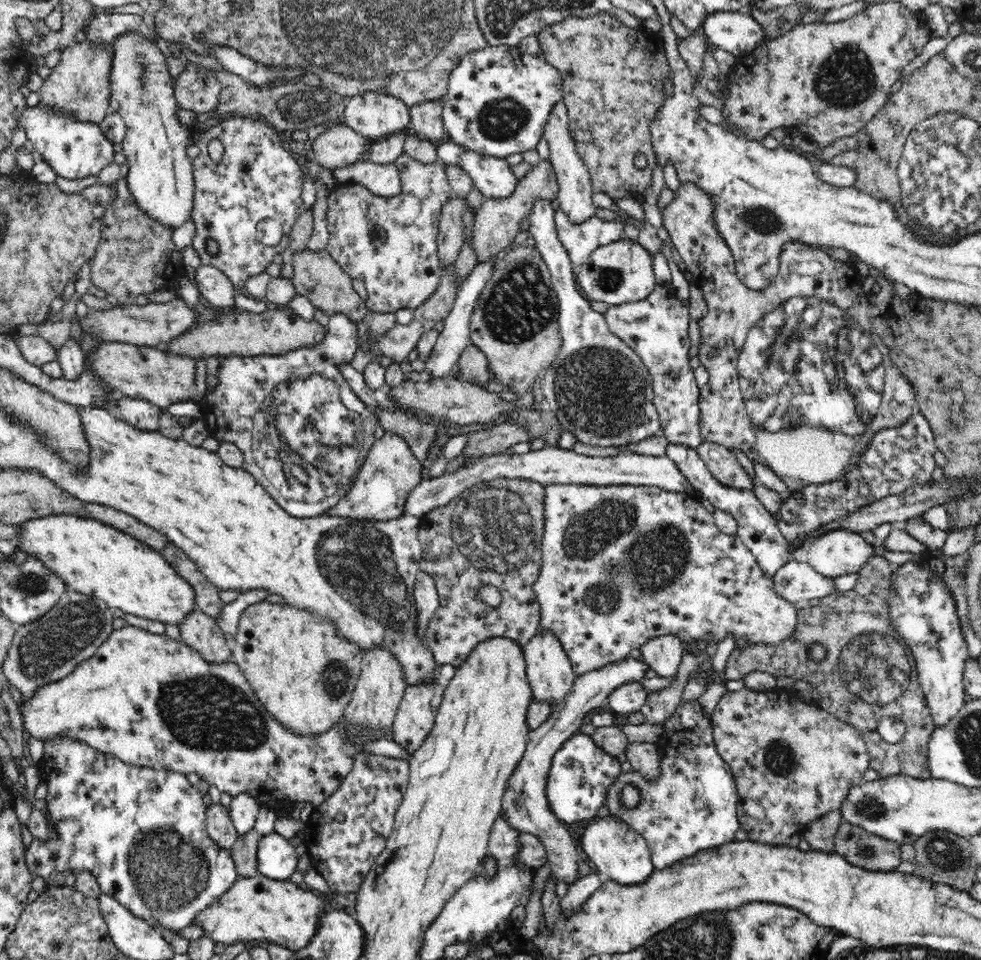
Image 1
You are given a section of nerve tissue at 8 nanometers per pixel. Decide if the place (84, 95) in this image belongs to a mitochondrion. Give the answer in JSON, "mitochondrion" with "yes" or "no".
{"mitochondrion":"yes"}

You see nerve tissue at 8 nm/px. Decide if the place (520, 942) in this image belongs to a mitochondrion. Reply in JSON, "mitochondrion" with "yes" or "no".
{"mitochondrion":"no"}

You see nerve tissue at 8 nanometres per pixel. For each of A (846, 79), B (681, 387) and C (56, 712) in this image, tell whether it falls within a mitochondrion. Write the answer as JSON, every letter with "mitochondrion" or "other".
{"A":"mitochondrion","B":"other","C":"other"}

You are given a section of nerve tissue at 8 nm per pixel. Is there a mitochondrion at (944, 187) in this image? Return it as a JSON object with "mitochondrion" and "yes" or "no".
{"mitochondrion":"yes"}

